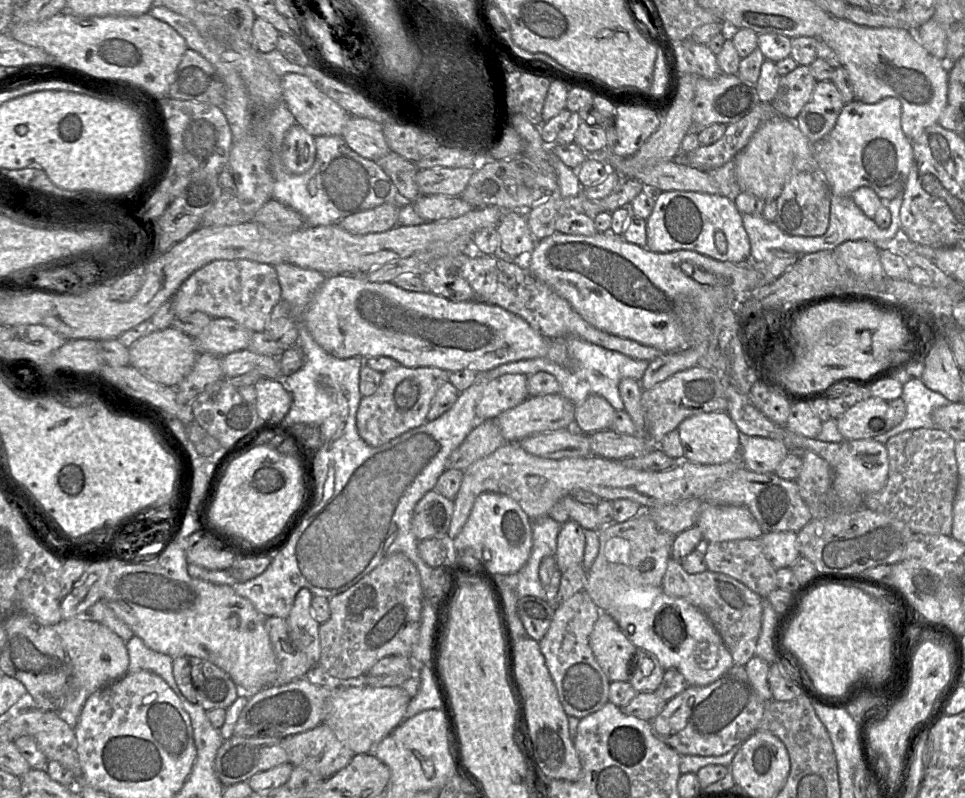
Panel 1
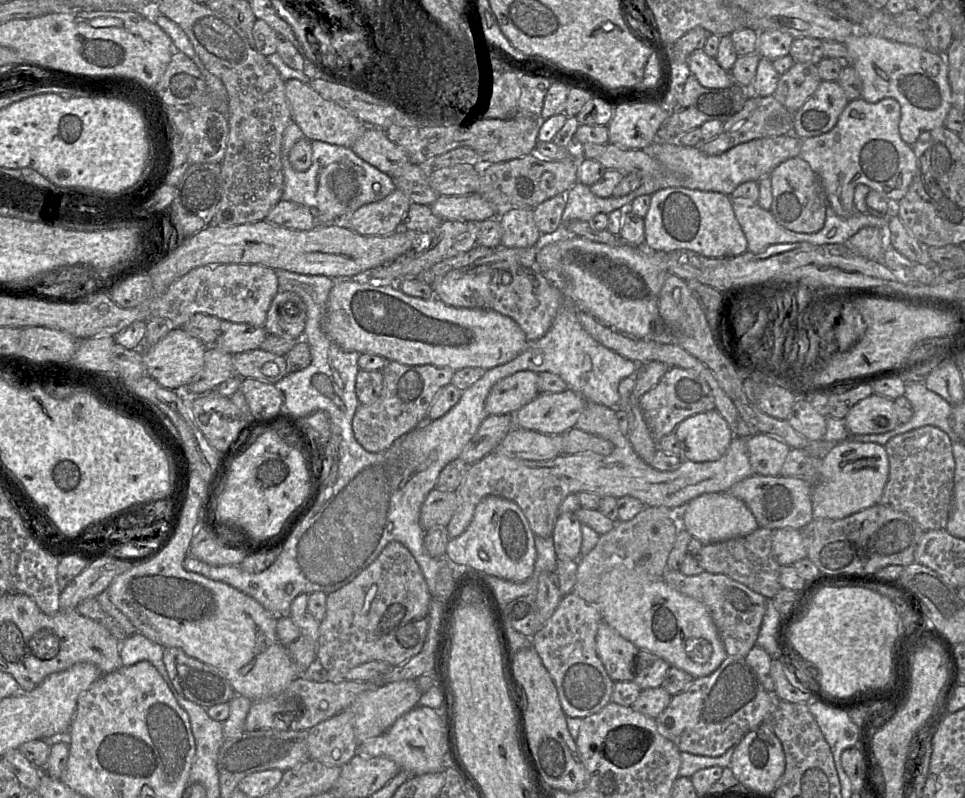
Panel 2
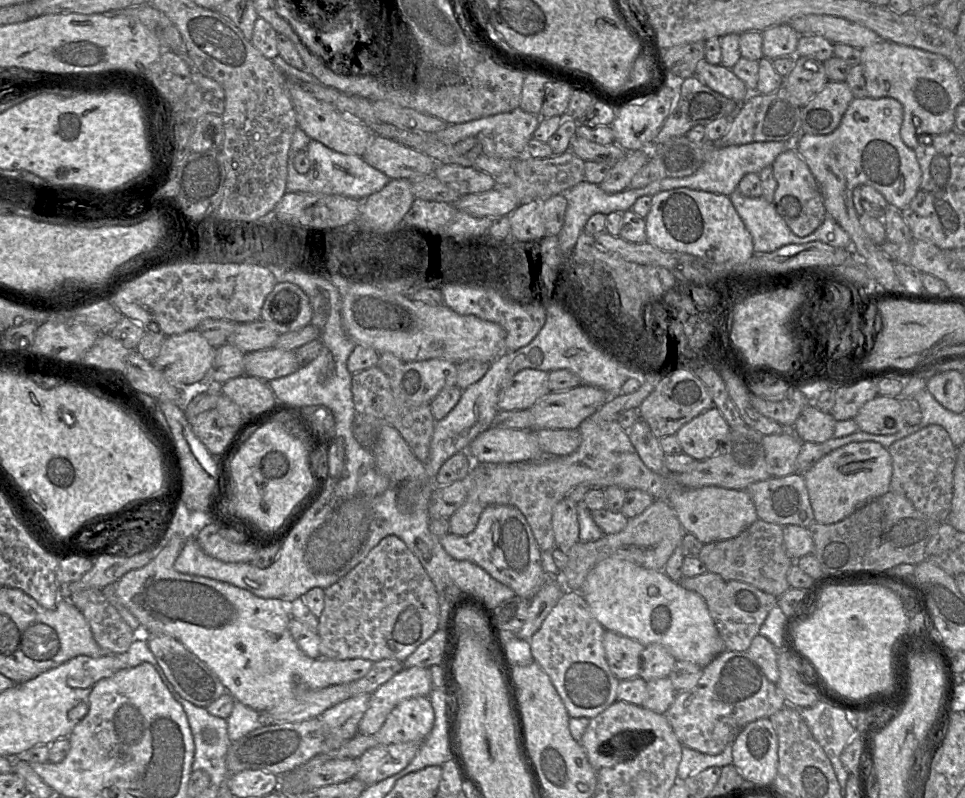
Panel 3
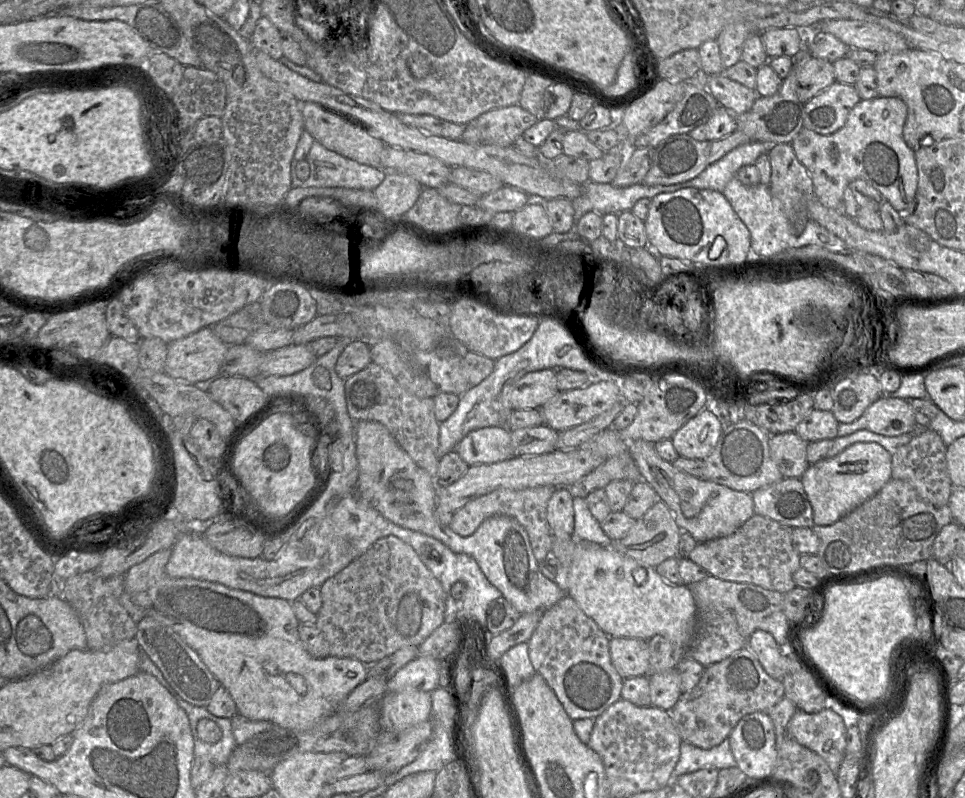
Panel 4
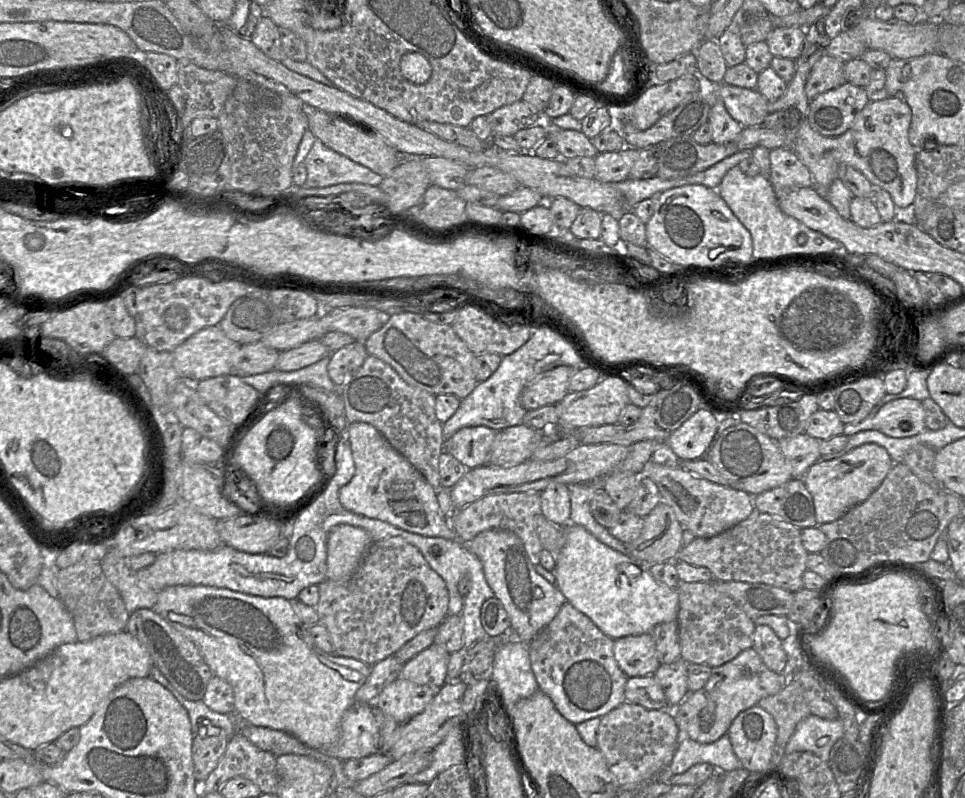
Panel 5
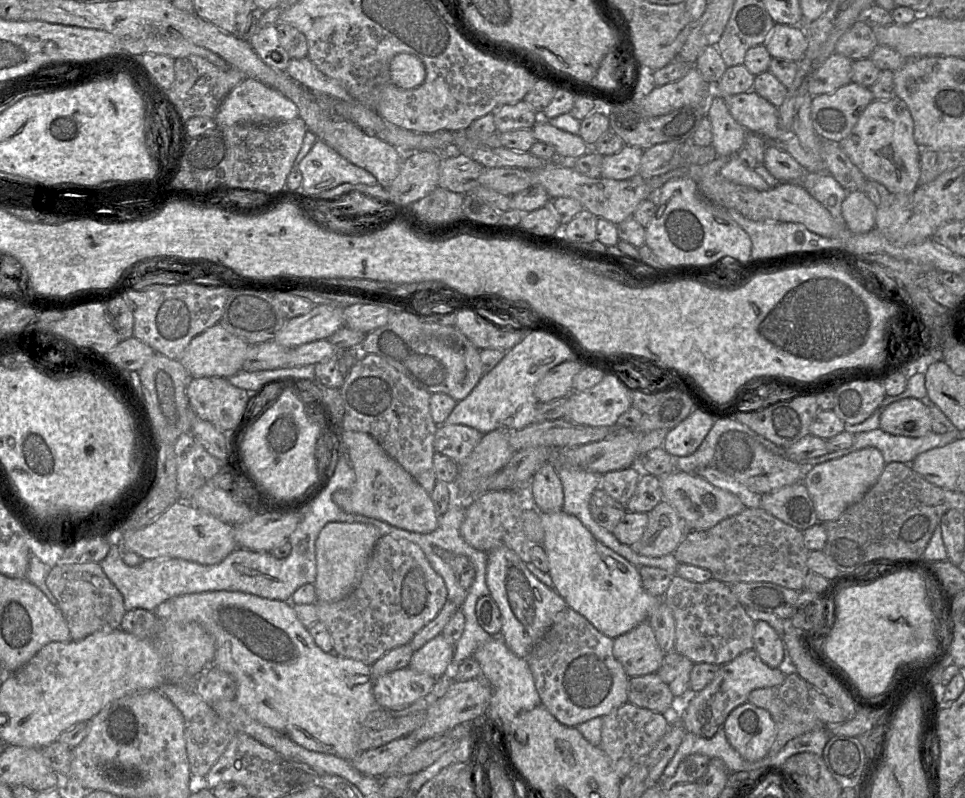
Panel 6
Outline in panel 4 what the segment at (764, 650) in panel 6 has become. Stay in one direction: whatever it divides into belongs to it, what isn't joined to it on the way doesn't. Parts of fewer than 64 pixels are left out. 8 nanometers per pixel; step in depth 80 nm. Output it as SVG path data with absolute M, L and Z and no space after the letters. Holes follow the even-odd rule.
M757 629L747 640L747 647L757 656L769 676L783 679L789 657L781 655L780 646L770 633Z

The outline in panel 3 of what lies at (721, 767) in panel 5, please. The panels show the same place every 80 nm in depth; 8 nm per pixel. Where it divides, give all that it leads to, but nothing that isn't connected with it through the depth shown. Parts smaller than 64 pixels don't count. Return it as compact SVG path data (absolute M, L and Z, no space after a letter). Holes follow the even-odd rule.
M728 744L717 755L704 754L682 745L682 757L678 766L677 776L678 779L685 780L689 776L699 774L709 767L723 767L732 764L732 762L732 744Z

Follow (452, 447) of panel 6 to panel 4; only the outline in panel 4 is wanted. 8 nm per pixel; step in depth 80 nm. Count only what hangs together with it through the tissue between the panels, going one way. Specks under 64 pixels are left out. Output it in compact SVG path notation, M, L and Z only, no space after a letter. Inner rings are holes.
M492 426L469 432L455 447L469 466L492 464L514 456L511 430L507 426Z

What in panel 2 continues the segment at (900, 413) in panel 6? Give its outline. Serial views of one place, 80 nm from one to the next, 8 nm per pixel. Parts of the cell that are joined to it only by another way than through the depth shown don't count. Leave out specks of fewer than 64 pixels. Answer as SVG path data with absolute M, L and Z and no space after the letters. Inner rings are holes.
M875 393L856 403L844 423L850 435L882 434L900 424L894 400Z

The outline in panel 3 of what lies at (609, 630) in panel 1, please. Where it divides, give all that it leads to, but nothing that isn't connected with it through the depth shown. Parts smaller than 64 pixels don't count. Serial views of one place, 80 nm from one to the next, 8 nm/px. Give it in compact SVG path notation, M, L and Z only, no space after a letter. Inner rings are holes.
M606 630L603 646L609 668L619 681L639 676L641 655L645 646L636 640Z

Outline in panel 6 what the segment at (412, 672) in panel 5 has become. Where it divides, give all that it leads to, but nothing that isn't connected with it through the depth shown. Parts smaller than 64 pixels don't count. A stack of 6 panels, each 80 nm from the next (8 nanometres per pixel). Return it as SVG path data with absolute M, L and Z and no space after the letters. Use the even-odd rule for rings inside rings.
M439 634L420 649L414 651L408 667L437 679L456 665L453 663L454 651L455 644Z

